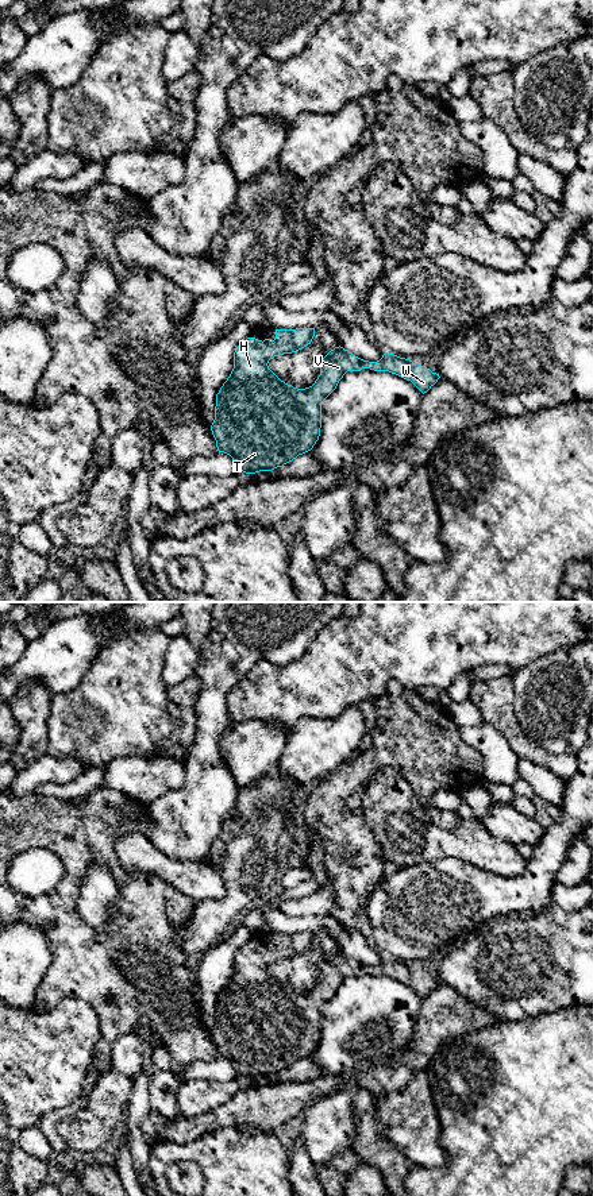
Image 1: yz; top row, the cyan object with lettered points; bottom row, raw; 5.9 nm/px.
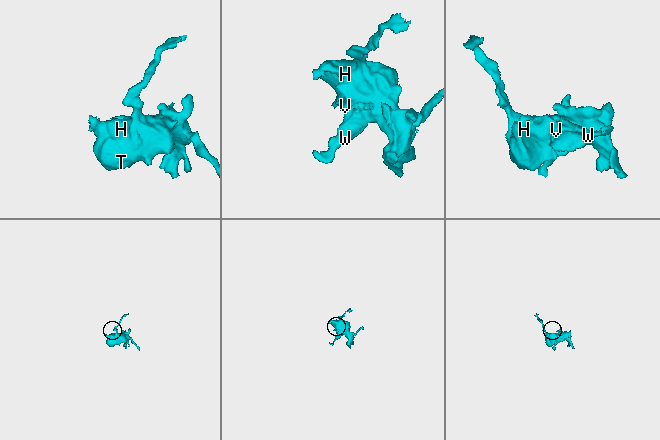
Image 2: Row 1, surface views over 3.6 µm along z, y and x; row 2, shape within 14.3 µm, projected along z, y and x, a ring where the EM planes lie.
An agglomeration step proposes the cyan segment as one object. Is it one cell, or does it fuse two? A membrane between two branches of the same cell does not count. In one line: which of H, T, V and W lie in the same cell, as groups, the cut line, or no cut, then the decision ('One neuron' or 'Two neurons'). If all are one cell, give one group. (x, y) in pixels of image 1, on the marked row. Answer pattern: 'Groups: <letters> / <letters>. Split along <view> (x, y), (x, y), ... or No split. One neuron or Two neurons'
Groups: H T V W. No split. One neuron

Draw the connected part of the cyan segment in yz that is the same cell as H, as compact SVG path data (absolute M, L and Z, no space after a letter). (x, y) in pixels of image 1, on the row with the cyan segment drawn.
M315 328L276 329L276 339L247 337L234 352L234 369L216 394L215 420L211 425L219 452L230 455L238 471L272 471L313 448L320 436L321 402L336 389L347 371L370 369L389 371L411 381L423 394L440 378L426 366L385 352L377 362L363 360L343 347L335 347L323 359L315 383L297 389L281 381L267 366L274 356L296 352L311 344Z

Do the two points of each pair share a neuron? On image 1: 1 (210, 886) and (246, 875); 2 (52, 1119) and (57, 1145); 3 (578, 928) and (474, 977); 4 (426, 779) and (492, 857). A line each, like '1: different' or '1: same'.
1: different
2: same
3: same
4: different

